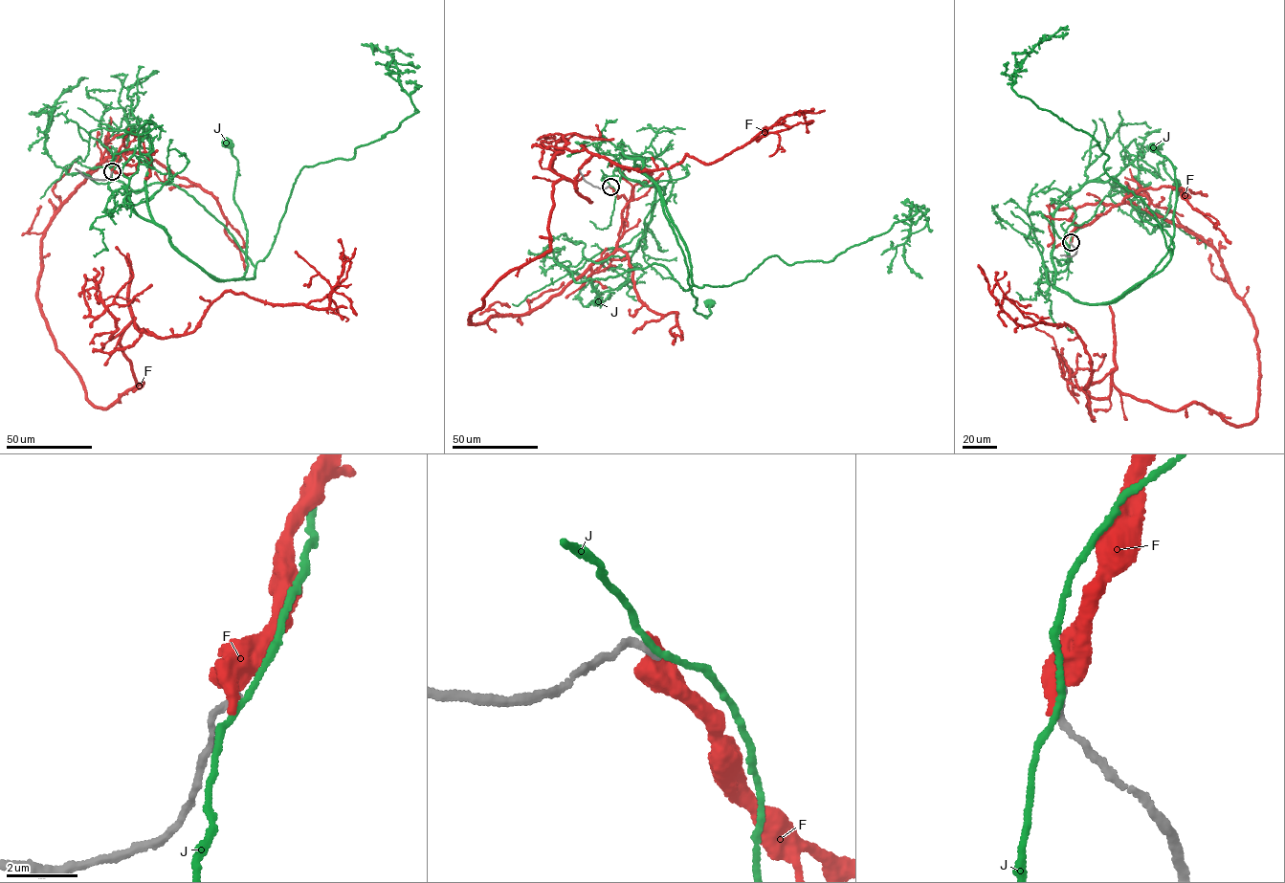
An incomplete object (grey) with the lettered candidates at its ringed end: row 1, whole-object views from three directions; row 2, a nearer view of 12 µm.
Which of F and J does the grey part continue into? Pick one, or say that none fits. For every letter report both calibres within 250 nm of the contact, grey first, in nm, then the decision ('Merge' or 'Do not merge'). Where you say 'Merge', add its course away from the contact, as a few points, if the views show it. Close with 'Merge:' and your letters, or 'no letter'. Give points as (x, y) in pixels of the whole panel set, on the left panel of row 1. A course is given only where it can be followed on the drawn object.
F: Thickness 220 nm (grey) against 550 nm. Do not merge
J: Thickness 220 nm (grey) against 170 nm. Do not merge
Merge: no letter

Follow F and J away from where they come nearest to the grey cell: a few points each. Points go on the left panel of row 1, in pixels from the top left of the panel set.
F: (112, 171), (123, 143), (37, 281), (96, 406), (143, 383), (132, 321), (328, 308), (295, 251)
J: (112, 171), (109, 188), (145, 190), (149, 215), (188, 259), (235, 280), (247, 230), (228, 144)

